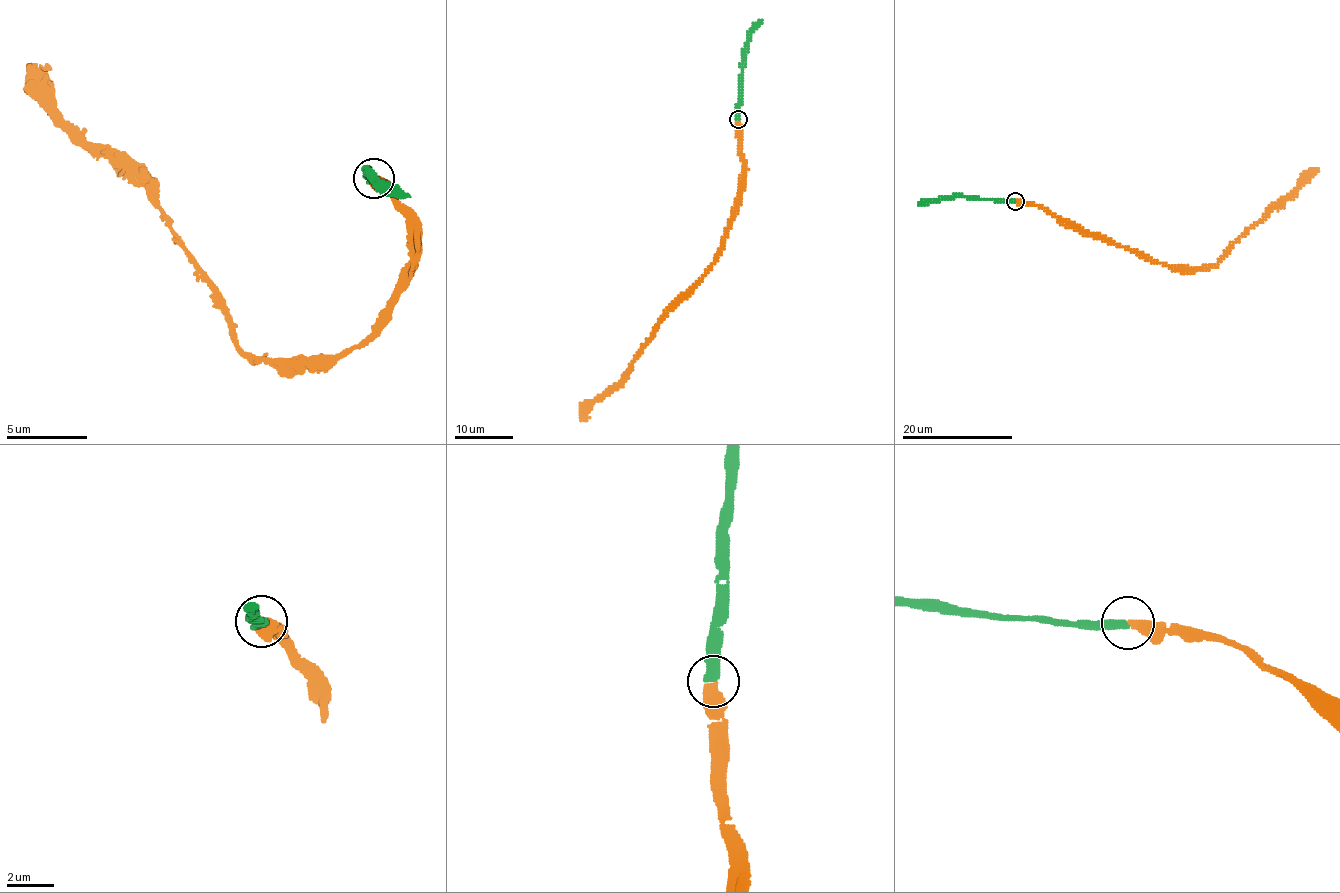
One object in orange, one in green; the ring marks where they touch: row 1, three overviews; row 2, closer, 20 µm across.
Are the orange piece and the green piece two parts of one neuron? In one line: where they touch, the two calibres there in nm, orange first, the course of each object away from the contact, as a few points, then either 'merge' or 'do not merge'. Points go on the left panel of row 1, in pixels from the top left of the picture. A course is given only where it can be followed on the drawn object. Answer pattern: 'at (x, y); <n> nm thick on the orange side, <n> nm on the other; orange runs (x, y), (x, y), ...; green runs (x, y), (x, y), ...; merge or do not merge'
at (373, 178); 500 nm thick on the orange side, 360 nm on the other; orange runs (375, 179), (415, 253), (364, 340), (336, 359), (249, 355), (172, 222), (27, 72); green runs (375, 179), (364, 173), (374, 182), (410, 195); merge

